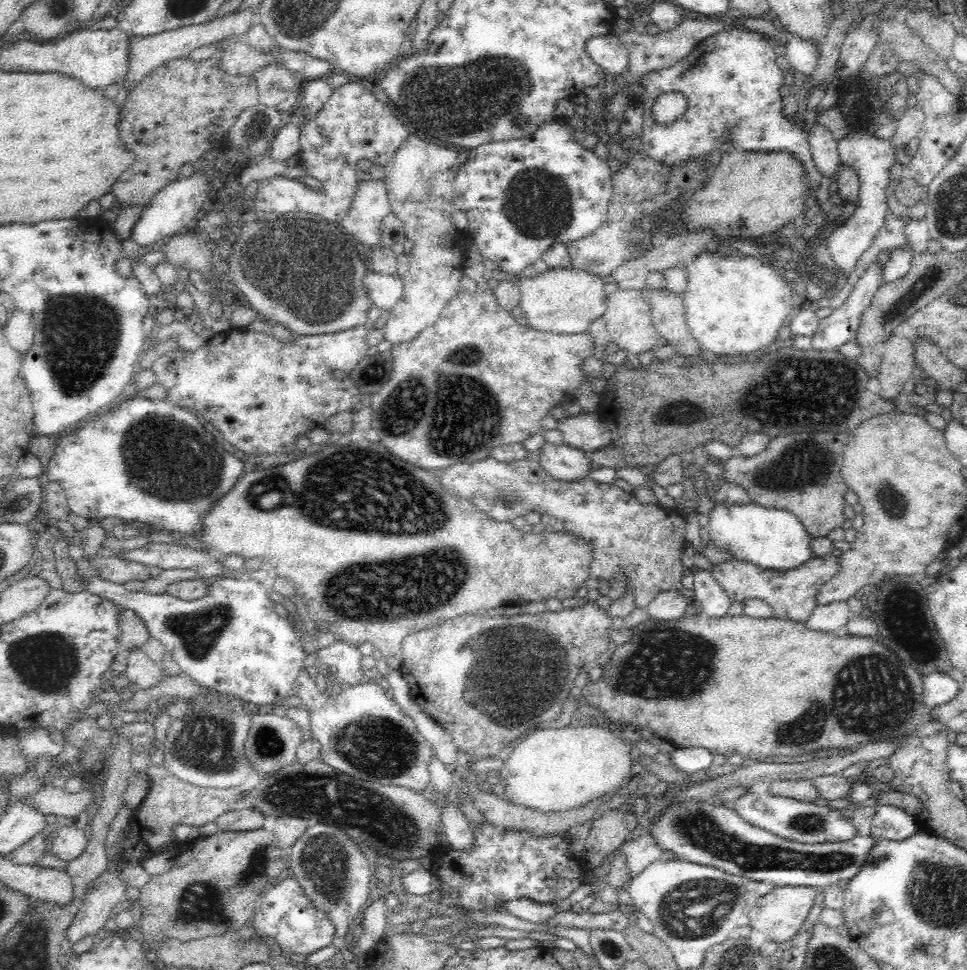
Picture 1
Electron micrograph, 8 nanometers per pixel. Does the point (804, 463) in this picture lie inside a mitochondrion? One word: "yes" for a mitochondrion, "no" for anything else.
yes

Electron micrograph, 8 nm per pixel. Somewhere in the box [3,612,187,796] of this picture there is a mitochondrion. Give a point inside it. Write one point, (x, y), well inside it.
(47, 663)

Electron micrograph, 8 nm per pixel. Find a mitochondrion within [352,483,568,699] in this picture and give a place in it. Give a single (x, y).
(498, 495)

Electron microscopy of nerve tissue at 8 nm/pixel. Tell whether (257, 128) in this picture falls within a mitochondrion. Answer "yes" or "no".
yes

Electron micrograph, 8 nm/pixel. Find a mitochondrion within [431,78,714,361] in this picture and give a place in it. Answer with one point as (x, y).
(538, 204)

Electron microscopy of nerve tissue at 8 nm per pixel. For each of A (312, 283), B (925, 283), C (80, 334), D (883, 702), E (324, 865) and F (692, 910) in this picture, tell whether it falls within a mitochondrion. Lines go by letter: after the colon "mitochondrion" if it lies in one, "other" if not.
A: mitochondrion
B: mitochondrion
C: mitochondrion
D: mitochondrion
E: mitochondrion
F: mitochondrion

